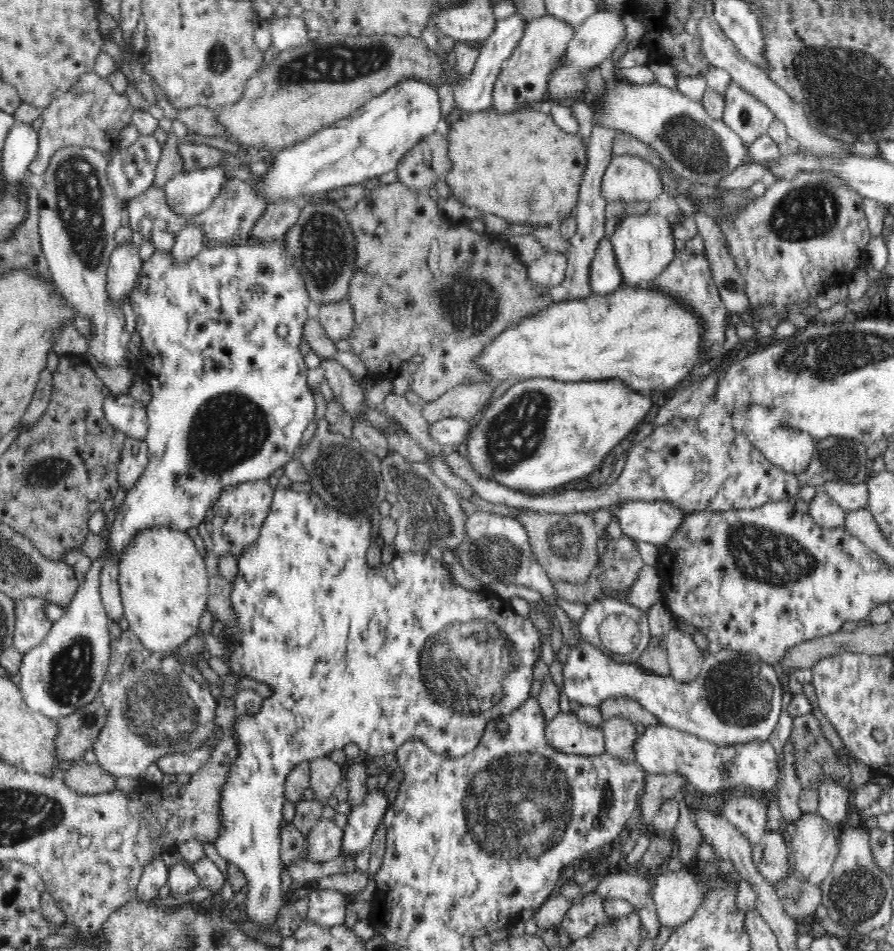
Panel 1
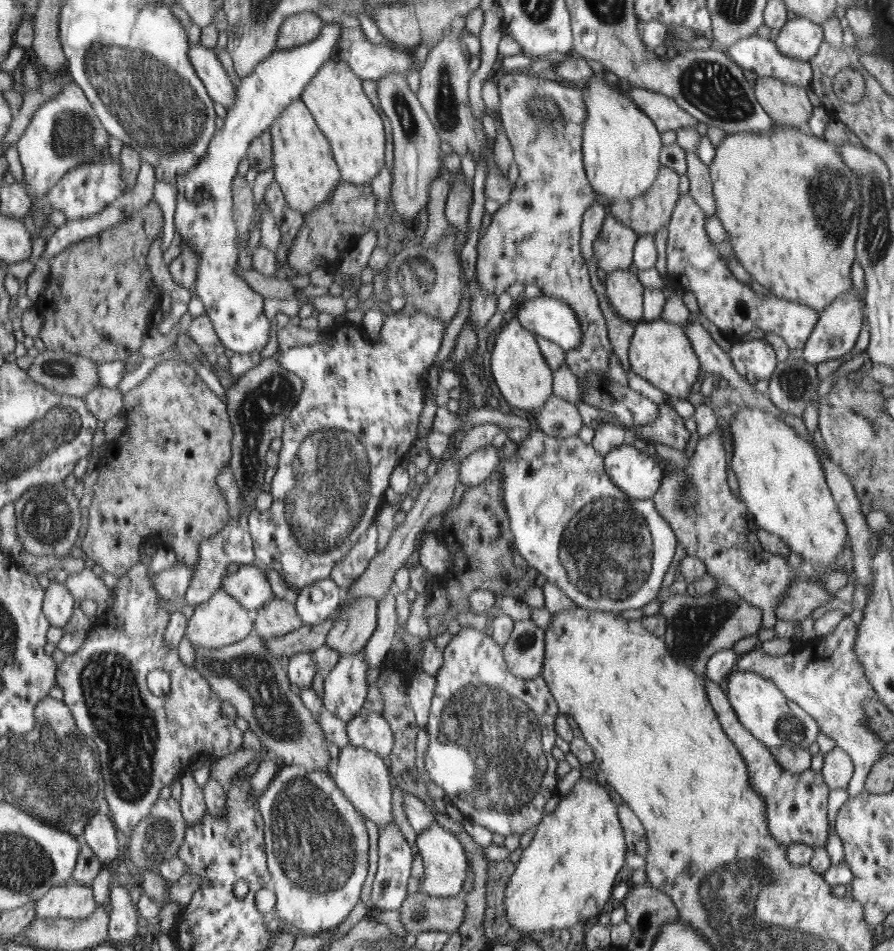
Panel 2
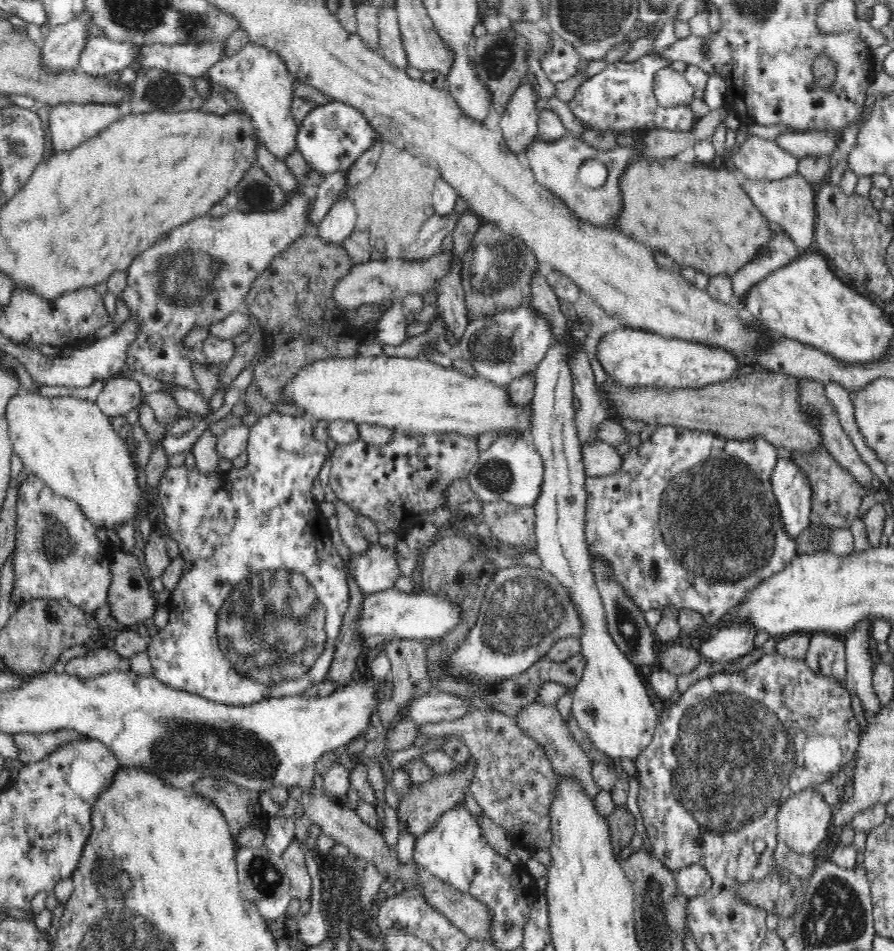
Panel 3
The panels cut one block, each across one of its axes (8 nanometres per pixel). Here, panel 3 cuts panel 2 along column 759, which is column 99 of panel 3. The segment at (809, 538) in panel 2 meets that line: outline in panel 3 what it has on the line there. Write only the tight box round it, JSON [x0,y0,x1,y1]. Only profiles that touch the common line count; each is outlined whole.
[5,389,147,530]

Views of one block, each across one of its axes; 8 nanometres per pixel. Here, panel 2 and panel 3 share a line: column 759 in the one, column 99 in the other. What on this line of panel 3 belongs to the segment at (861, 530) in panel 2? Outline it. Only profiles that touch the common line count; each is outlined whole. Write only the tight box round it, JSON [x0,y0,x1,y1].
[95,375,143,418]

